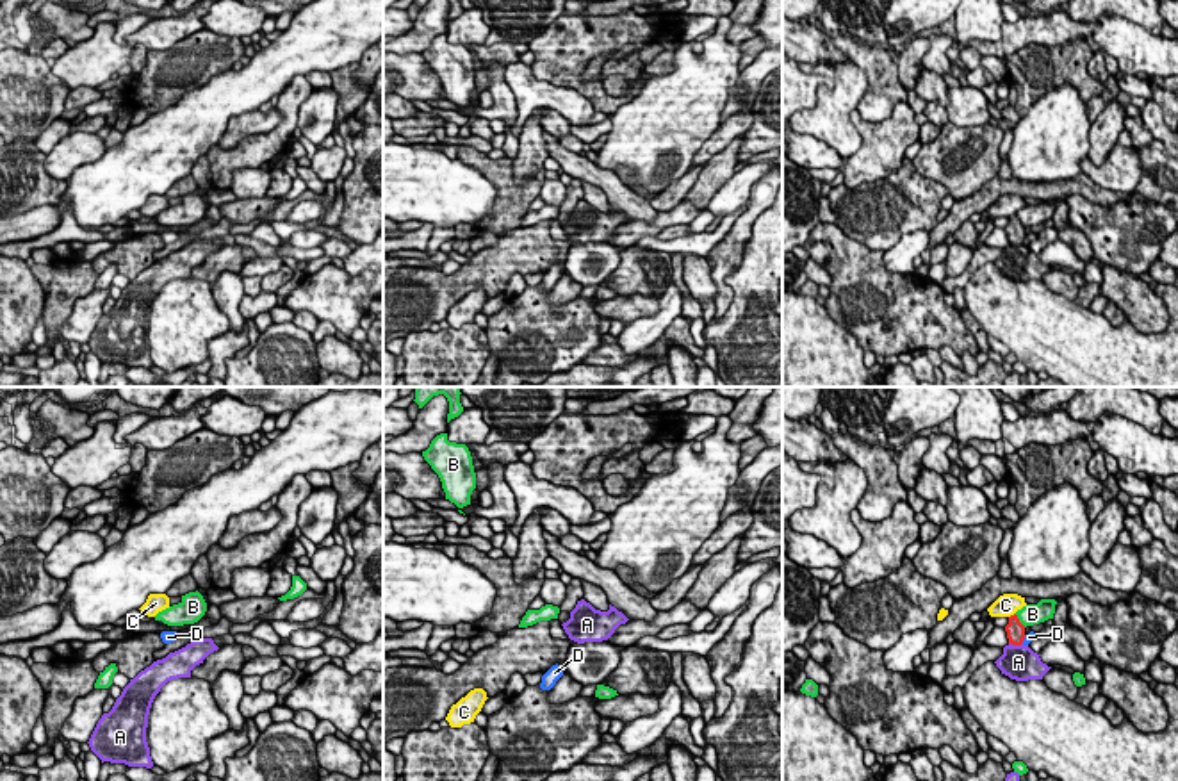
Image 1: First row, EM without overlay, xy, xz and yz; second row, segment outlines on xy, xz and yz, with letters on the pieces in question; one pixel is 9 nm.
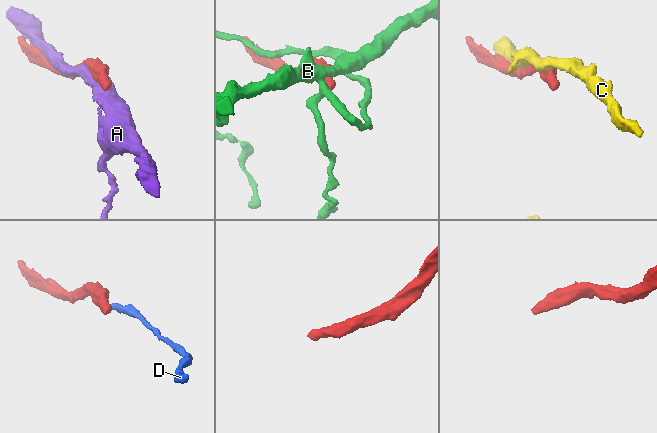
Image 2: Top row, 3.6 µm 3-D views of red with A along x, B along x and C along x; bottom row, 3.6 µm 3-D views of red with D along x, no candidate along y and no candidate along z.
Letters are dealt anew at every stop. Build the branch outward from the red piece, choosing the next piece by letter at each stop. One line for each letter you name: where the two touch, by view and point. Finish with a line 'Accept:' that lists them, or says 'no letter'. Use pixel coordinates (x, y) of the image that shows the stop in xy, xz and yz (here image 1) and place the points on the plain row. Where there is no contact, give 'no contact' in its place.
Accept: no letter

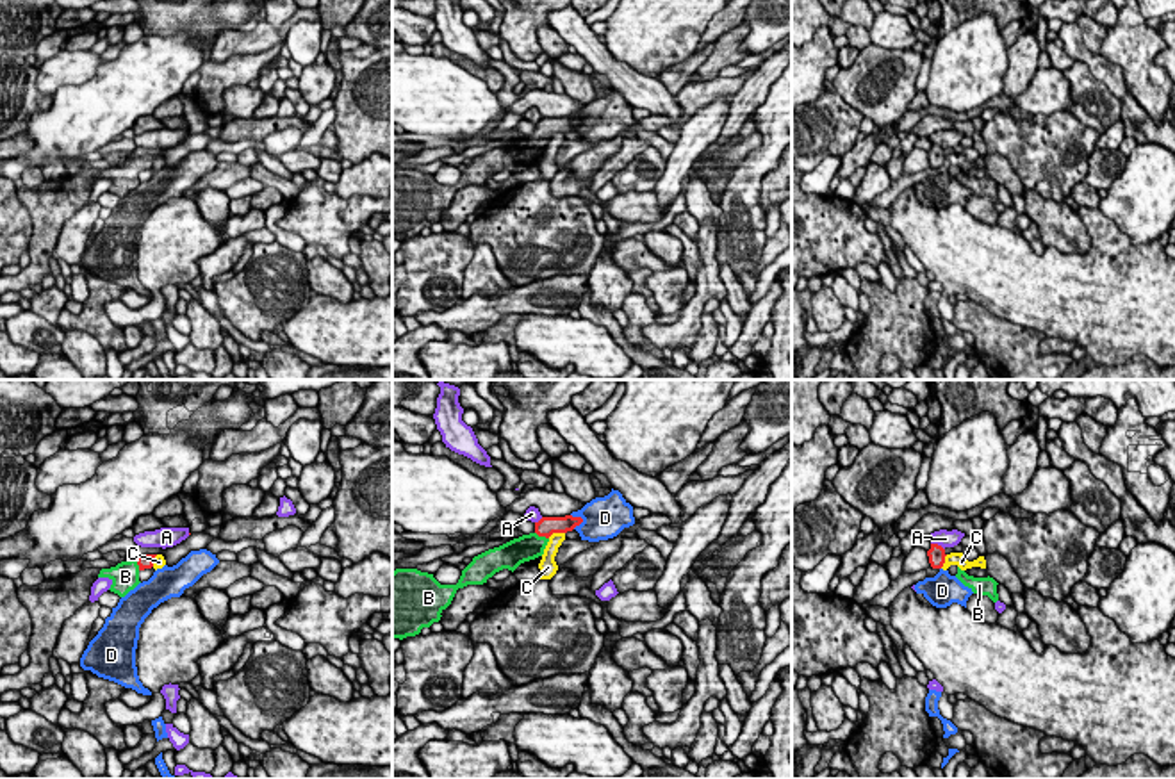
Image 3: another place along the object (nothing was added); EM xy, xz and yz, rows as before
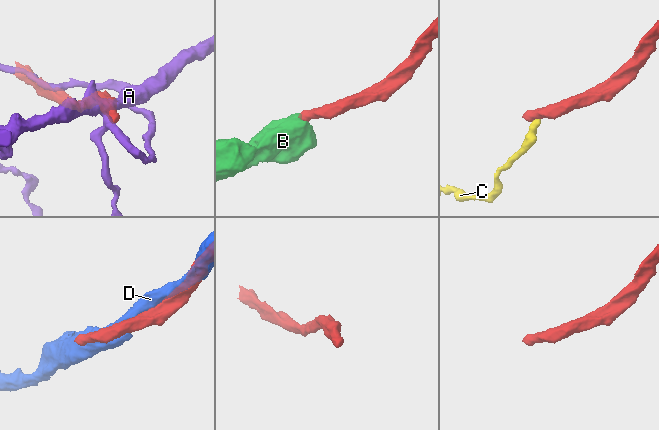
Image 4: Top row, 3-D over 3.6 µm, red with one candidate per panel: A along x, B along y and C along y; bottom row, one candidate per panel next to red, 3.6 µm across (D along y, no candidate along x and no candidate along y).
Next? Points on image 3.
B: meets red in xz at (542, 136)
Accept: B

